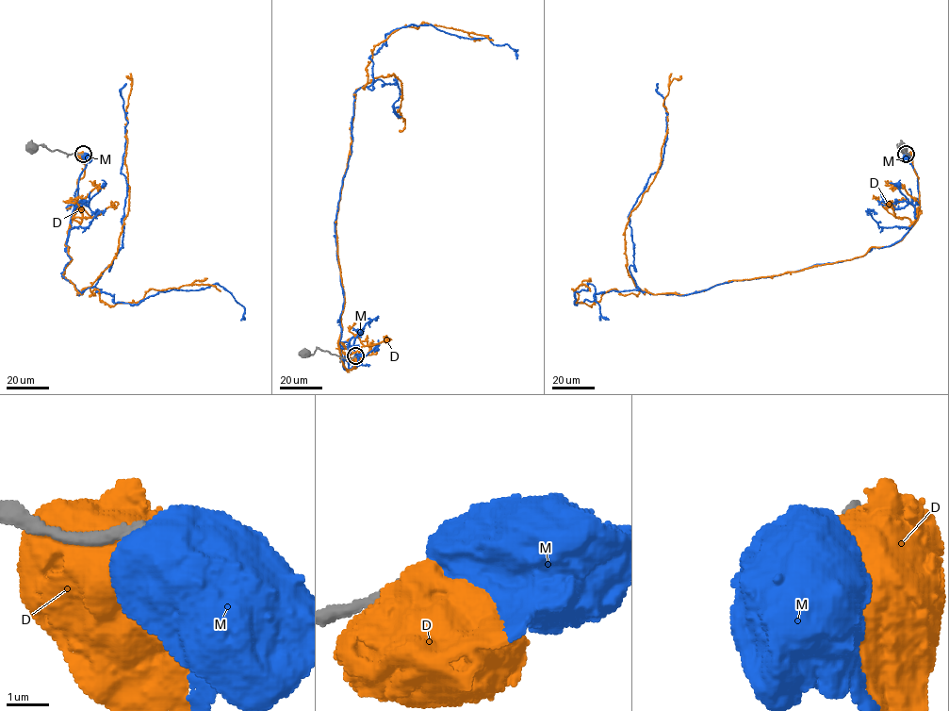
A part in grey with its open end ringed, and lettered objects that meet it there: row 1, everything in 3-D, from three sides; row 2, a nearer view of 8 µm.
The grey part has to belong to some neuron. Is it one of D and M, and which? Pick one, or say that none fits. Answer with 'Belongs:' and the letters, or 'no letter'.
Belongs: no letter

